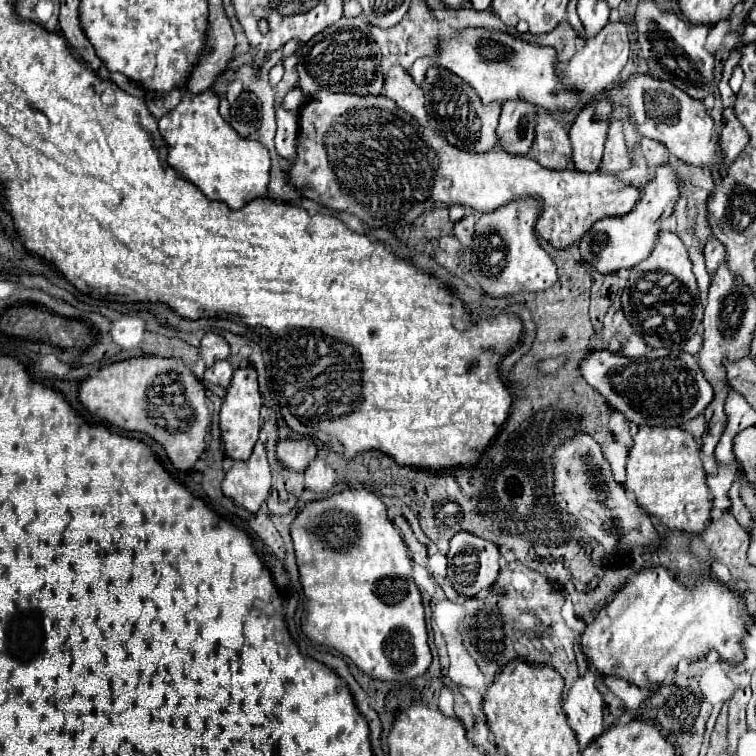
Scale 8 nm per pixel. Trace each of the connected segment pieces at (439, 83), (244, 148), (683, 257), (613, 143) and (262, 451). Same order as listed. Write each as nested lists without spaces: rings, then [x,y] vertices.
[[[436,66],[428,70],[422,90],[426,94],[430,126],[438,130],[450,144],[466,152],[490,152],[498,144],[496,126],[502,110],[500,102],[482,104],[472,86],[466,86],[462,78],[454,78],[454,74],[446,74],[446,70],[438,70]]]
[[[212,90],[202,94],[186,92],[182,102],[160,118],[160,136],[168,148],[166,162],[188,182],[198,186],[206,198],[238,210],[252,198],[266,194],[270,154],[254,140],[242,140],[218,114],[218,96]]]
[[[660,232],[652,254],[630,270],[626,300],[628,304],[622,306],[624,316],[652,348],[682,348],[688,336],[698,330],[704,308],[688,250],[674,232]]]
[[[614,120],[608,130],[608,140],[606,140],[606,150],[604,150],[600,170],[616,174],[630,166],[632,166],[632,158],[622,134],[622,120]]]
[[[258,442],[248,460],[234,462],[226,472],[222,492],[250,514],[256,514],[260,510],[260,504],[268,498],[270,490],[272,474],[266,460],[266,448],[262,442]]]

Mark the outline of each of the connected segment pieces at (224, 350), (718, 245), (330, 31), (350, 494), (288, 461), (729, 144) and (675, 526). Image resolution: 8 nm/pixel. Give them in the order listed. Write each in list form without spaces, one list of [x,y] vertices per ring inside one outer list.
[[[206,334],[200,346],[200,354],[206,366],[218,362],[218,360],[226,360],[230,354],[230,346],[226,344],[226,340],[218,334]]]
[[[708,238],[704,246],[704,258],[706,258],[706,270],[708,274],[714,274],[714,270],[724,262],[726,250],[718,238]]]
[[[342,16],[338,24],[328,26],[324,32],[308,40],[300,50],[298,62],[298,88],[306,98],[318,94],[318,90],[350,92],[350,94],[378,94],[382,90],[382,70],[378,44],[364,32],[360,18]]]
[[[344,490],[344,492],[338,492],[338,494],[334,494],[334,496],[328,496],[328,498],[324,498],[324,500],[314,500],[314,502],[308,502],[300,512],[298,512],[298,516],[294,518],[294,522],[290,524],[290,536],[292,536],[292,544],[294,544],[294,552],[296,552],[296,564],[298,564],[298,572],[300,572],[300,584],[302,584],[302,590],[304,591],[305,597],[308,600],[306,602],[306,609],[302,615],[302,631],[303,633],[310,639],[312,642],[316,642],[316,644],[322,644],[322,646],[330,646],[330,648],[334,648],[334,650],[338,650],[340,654],[344,654],[344,656],[348,656],[362,672],[366,672],[368,676],[372,676],[372,678],[378,678],[378,680],[388,680],[388,682],[408,682],[408,680],[412,680],[412,678],[416,678],[416,676],[420,676],[420,674],[424,674],[426,670],[428,670],[428,666],[430,666],[430,662],[432,662],[432,656],[430,656],[430,648],[428,648],[428,634],[426,634],[426,622],[424,622],[424,606],[422,606],[422,598],[420,598],[420,592],[418,592],[418,588],[416,588],[416,584],[414,584],[414,580],[412,580],[412,562],[410,562],[410,558],[408,558],[408,550],[406,550],[406,544],[404,544],[404,540],[402,540],[402,536],[396,532],[396,528],[394,528],[394,524],[386,518],[386,506],[384,506],[384,502],[378,498],[378,496],[374,496],[370,490]]]
[[[280,440],[276,446],[278,460],[296,472],[304,472],[316,458],[316,446],[304,440]]]
[[[730,106],[724,110],[724,126],[722,126],[722,148],[726,150],[728,164],[738,158],[738,154],[746,144],[748,144],[748,132],[736,118],[734,106]]]
[[[642,426],[626,464],[626,492],[670,530],[700,534],[710,522],[712,494],[700,460],[700,448],[692,434],[680,426]]]

